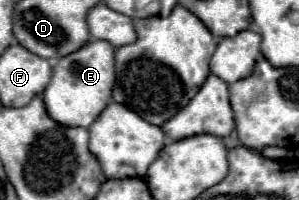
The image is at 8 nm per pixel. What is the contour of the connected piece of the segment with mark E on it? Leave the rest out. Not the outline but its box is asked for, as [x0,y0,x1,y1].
[43,41,115,127]

